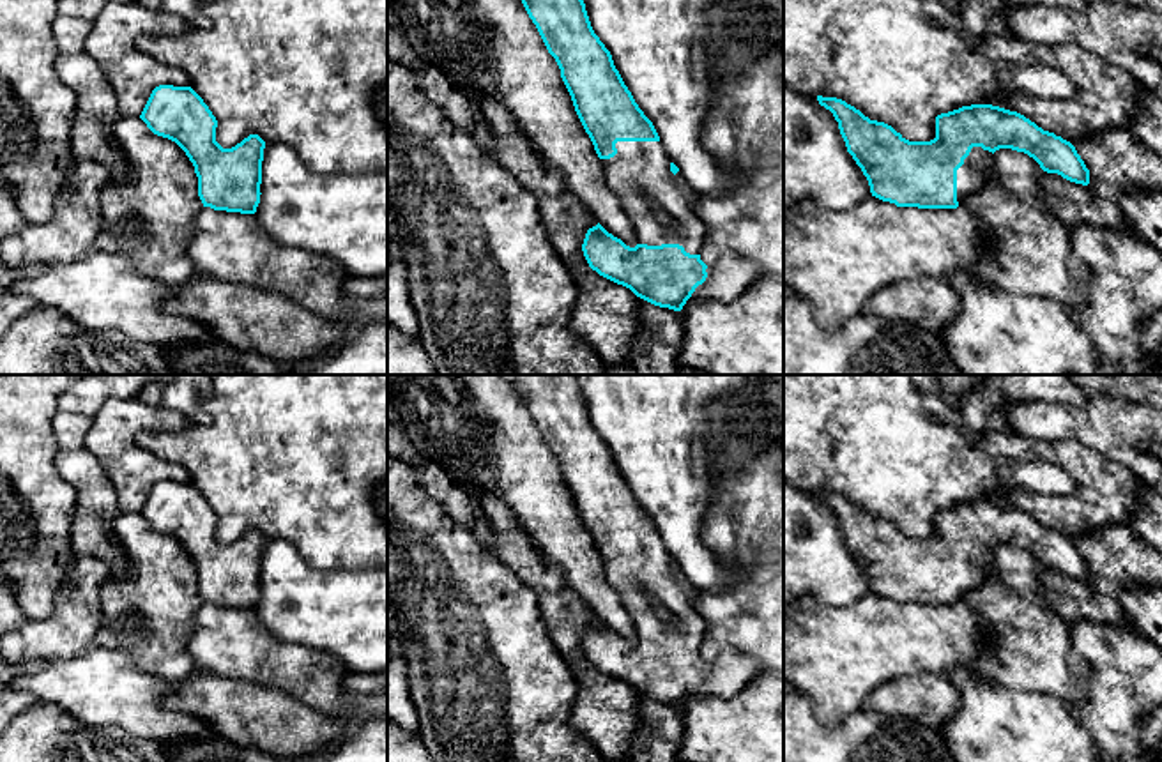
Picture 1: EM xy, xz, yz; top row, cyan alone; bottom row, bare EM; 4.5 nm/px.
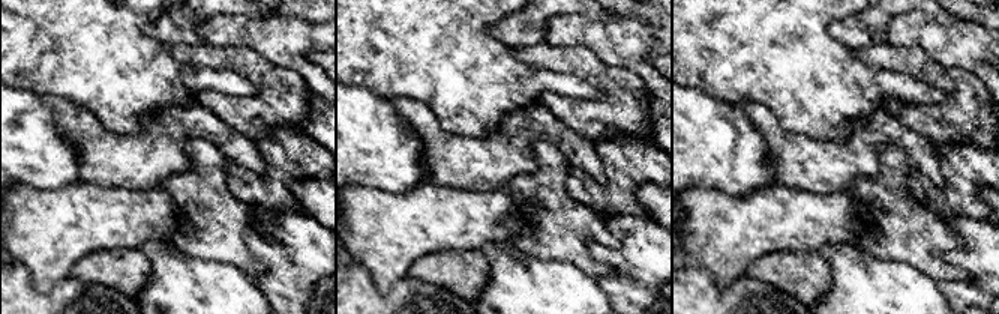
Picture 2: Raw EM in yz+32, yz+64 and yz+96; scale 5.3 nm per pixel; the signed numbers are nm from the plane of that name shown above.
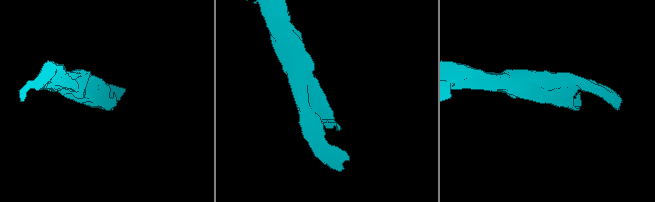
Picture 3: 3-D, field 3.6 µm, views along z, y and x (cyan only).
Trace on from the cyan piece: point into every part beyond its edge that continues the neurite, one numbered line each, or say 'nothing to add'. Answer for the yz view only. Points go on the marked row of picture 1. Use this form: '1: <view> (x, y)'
1: yz (977, 168)

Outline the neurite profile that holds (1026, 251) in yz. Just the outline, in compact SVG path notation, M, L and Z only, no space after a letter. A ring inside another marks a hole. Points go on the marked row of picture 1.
M1024 152L992 154L990 179L960 203L983 225L985 235L985 251L969 271L1005 292L1081 308L1088 299L1068 269L1072 226L1047 209L1042 173Z

